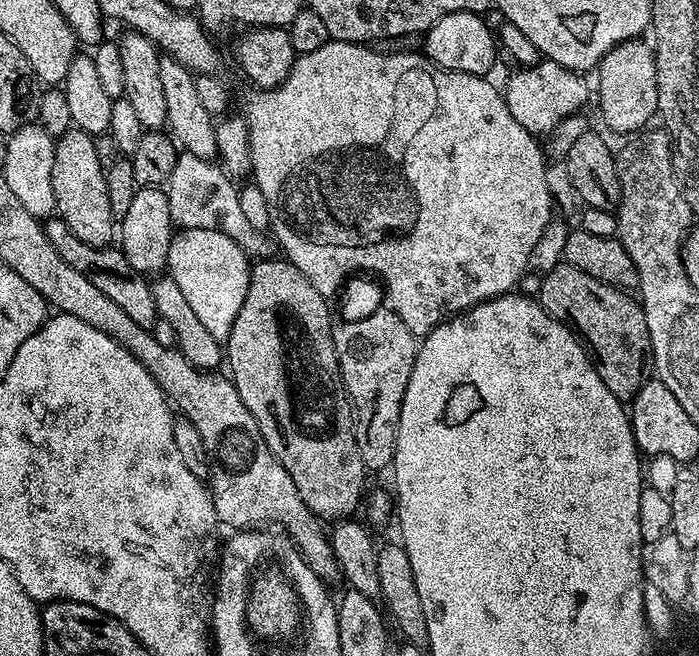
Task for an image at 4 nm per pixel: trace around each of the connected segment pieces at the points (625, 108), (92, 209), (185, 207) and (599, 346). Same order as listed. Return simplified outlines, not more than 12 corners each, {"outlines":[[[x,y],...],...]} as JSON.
{"outlines":[[[636,40],[596,67],[612,131],[641,131],[657,115],[654,62]],[[90,134],[56,140],[59,219],[82,242],[111,245],[105,169]],[[181,151],[165,192],[177,229],[218,229],[254,258],[258,232],[235,181]],[[563,262],[540,304],[576,333],[610,394],[654,372],[639,299]]]}

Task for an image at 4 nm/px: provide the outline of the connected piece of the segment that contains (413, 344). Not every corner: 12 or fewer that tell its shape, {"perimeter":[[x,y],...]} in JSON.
{"perimeter":[[388,306],[332,337],[365,469],[394,458],[418,338]]}

